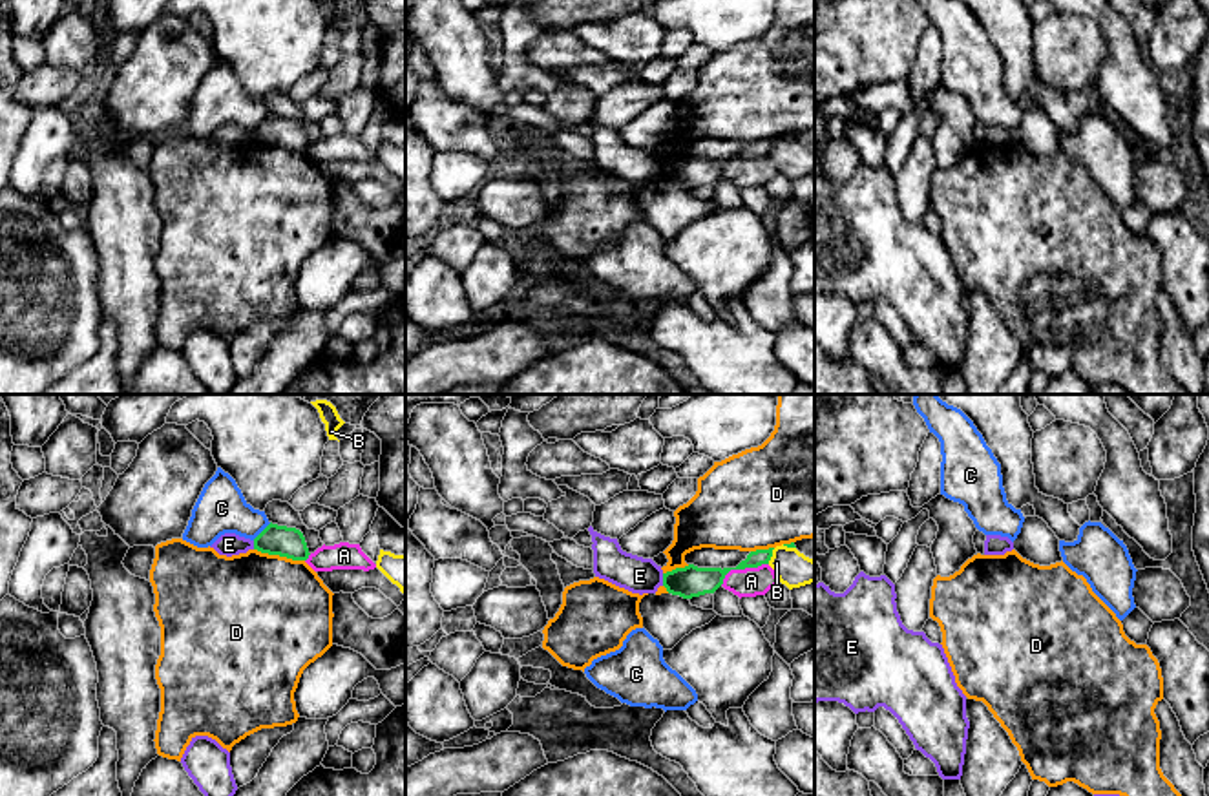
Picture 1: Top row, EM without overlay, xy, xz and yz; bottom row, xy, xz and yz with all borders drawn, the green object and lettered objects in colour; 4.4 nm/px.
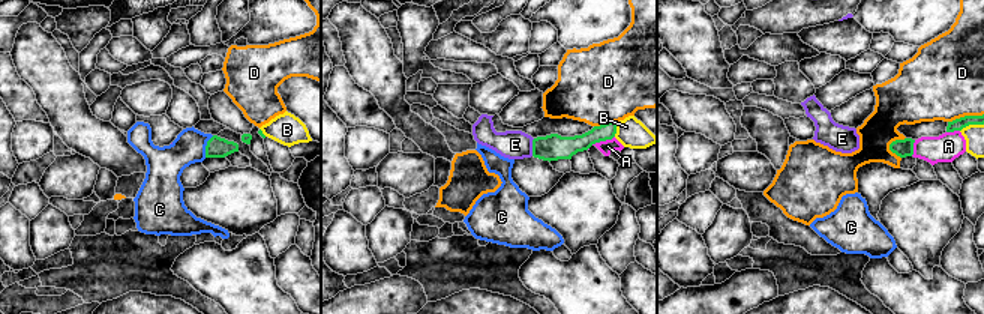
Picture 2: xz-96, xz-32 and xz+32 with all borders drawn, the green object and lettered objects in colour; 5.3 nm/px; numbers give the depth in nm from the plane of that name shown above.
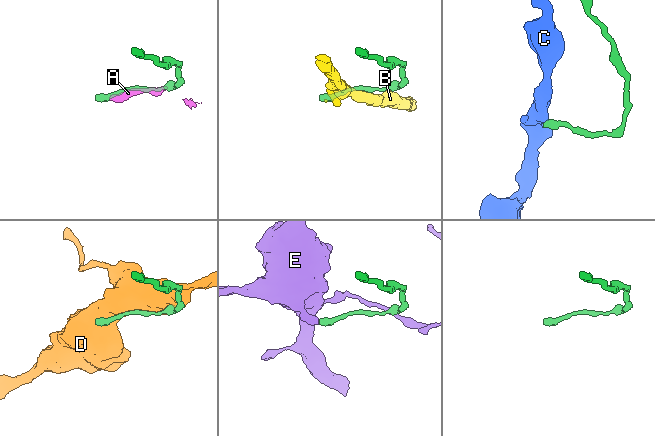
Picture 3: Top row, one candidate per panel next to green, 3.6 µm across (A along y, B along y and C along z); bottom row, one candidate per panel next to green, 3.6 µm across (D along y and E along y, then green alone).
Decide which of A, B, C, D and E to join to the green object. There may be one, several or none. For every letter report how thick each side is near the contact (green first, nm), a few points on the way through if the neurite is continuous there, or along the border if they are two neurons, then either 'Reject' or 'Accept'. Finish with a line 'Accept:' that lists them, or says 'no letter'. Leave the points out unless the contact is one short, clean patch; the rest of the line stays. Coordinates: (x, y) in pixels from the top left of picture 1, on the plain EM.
A: Thickness 140 nm (green) against 130 nm. Reject
B: Thickness 70 nm (green) against 160 nm. Reject
C: Thickness 130 nm (green) against 220 nm. Reject
D: Thickness 130 nm (green) against 500 nm. Reject
E: Thickness 140 nm (green) against 160 nm. Boundary: xz (662, 165), (663, 176). Reject
Accept: no letter

